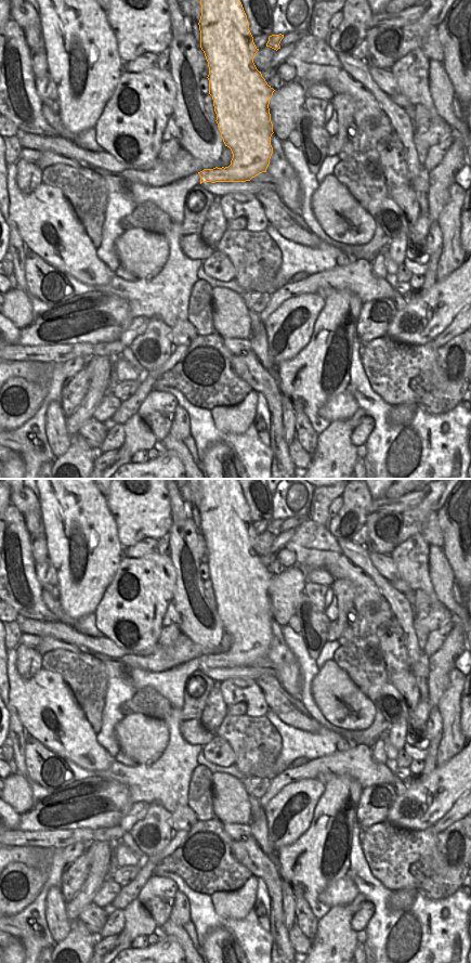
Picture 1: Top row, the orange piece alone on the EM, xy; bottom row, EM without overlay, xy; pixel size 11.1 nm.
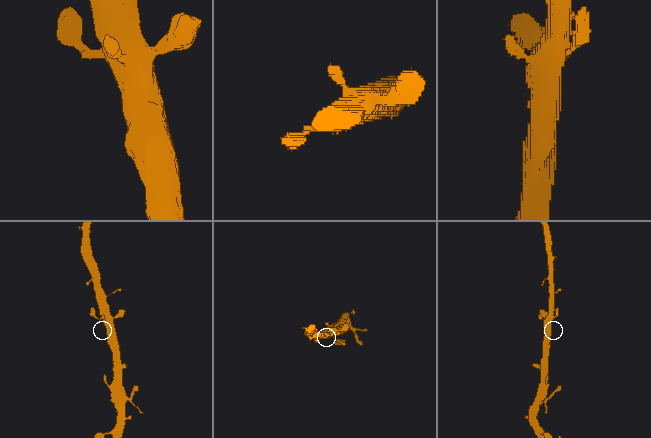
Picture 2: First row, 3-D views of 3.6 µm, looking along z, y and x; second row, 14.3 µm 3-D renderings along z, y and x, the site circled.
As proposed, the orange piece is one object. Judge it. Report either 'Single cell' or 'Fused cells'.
Single cell

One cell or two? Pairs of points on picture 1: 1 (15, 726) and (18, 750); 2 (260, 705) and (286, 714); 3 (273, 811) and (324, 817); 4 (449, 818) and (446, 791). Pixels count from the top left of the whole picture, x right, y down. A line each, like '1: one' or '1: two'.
1: one
2: two
3: two
4: two

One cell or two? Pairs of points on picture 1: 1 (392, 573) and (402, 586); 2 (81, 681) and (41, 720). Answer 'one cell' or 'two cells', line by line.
1: two cells
2: two cells

